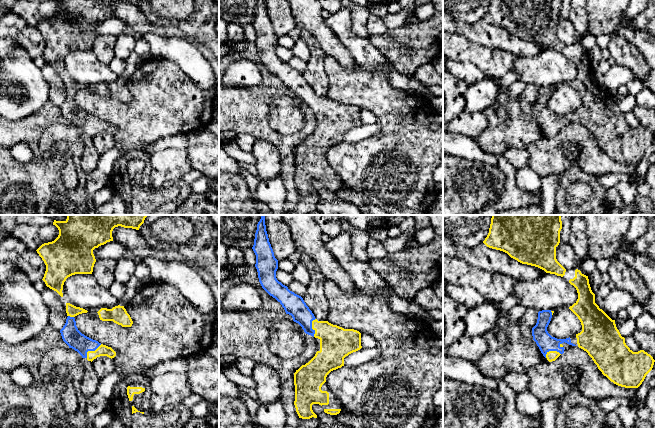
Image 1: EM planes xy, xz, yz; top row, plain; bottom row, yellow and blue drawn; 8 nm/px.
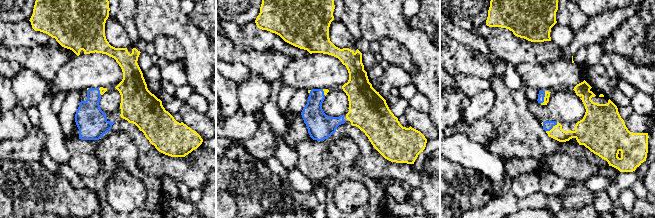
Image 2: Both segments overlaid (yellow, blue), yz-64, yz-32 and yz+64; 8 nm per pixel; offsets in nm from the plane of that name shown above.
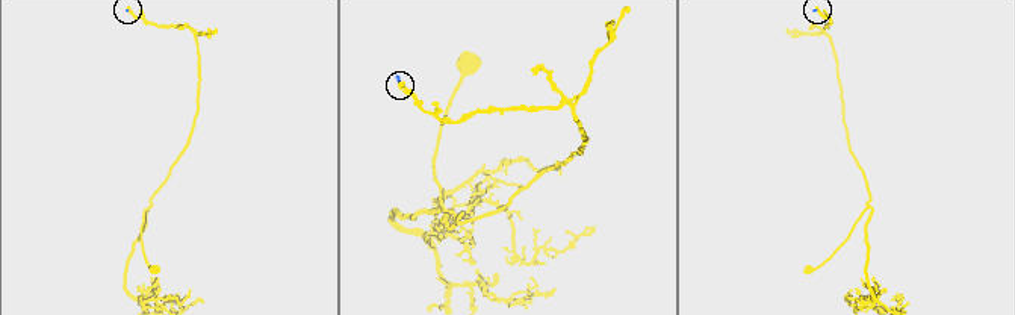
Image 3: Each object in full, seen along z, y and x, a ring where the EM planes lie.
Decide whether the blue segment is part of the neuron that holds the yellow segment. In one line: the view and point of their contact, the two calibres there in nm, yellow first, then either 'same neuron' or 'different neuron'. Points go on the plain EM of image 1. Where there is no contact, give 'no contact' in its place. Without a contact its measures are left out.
xz (312, 103) | 260/170 nm | same neuron

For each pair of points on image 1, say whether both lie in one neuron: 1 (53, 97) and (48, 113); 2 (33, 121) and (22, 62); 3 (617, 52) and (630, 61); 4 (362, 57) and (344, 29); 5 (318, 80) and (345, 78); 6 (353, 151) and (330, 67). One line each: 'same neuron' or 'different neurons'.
1: different neurons
2: different neurons
3: same neuron
4: same neuron
5: different neurons
6: same neuron

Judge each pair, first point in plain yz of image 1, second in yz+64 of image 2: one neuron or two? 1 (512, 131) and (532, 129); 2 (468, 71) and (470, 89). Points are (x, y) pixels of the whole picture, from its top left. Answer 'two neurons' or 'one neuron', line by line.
1: one neuron
2: one neuron

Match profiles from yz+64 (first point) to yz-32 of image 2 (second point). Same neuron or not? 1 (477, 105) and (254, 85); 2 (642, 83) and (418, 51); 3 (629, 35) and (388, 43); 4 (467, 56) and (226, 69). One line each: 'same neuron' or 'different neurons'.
1: same neuron
2: different neurons
3: different neurons
4: different neurons

